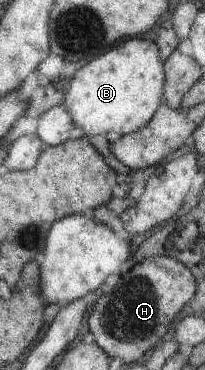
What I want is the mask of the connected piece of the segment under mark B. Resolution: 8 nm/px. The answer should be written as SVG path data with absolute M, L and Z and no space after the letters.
M139 37L122 39L103 54L86 60L71 77L61 106L84 136L116 133L119 137L144 127L162 103L164 74L157 46Z

